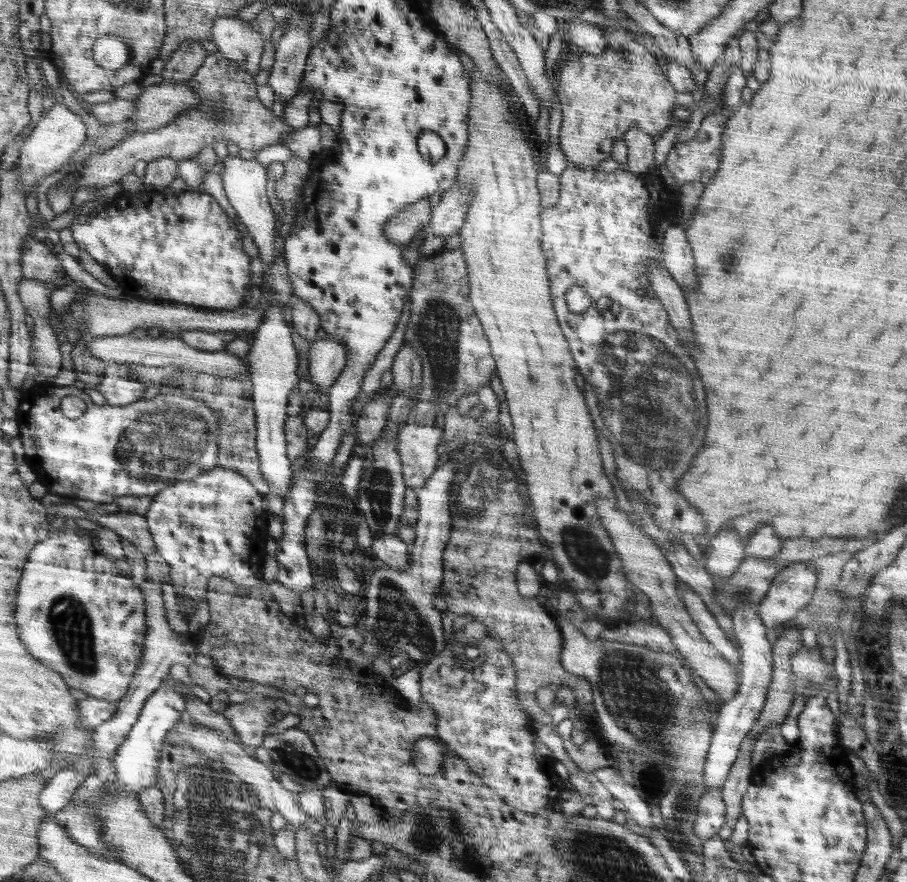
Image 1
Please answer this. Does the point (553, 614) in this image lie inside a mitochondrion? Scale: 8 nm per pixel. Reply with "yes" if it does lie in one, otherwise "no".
no

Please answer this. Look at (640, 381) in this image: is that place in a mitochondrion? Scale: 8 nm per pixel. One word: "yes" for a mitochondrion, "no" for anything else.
yes

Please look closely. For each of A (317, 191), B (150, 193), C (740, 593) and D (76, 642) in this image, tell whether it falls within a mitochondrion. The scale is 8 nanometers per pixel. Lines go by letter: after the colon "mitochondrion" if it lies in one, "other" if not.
A: other
B: other
C: mitochondrion
D: mitochondrion

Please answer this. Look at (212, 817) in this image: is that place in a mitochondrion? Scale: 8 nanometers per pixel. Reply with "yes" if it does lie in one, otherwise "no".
yes

